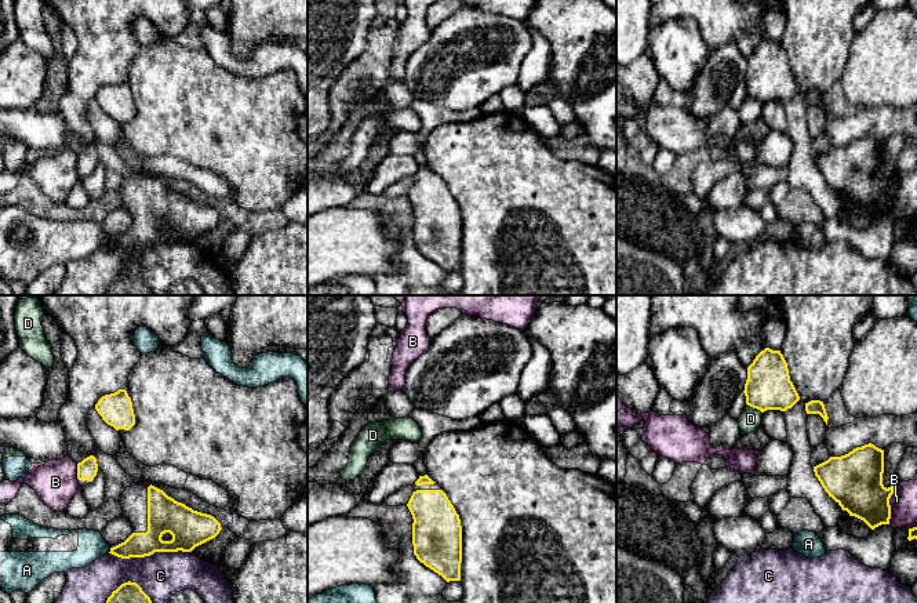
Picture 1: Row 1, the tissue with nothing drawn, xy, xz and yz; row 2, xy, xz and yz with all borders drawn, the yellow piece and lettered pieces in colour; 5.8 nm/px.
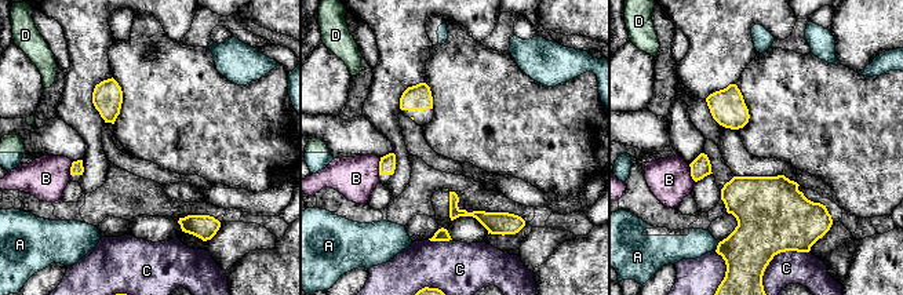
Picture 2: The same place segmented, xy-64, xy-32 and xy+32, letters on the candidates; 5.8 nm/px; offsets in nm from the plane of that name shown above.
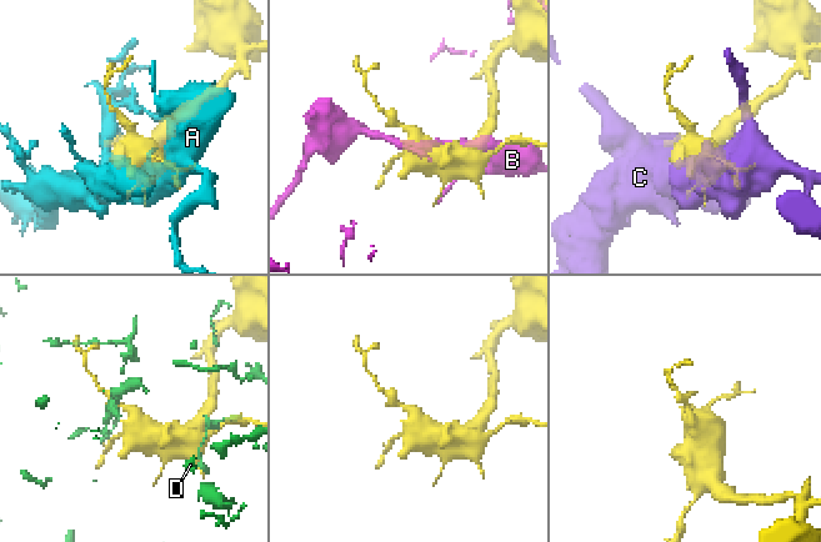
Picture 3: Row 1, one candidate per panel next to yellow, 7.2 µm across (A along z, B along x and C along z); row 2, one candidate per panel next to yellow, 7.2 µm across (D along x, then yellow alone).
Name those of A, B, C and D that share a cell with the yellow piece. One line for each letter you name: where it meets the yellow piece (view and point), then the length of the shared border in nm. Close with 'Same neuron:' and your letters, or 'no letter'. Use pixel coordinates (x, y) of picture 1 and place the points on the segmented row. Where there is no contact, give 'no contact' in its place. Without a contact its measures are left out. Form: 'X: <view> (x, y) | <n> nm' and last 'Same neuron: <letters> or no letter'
Same neuron: no letter

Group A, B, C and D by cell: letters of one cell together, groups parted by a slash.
A D / B / C

